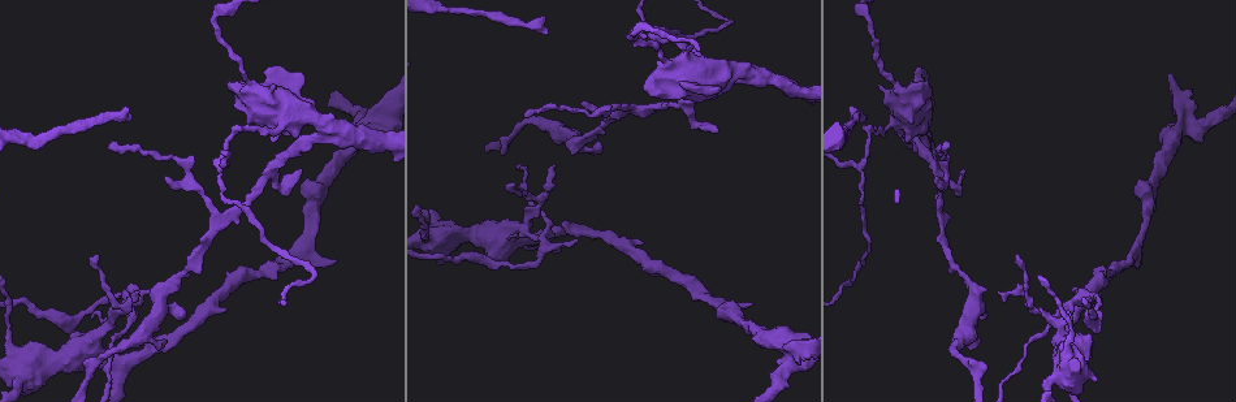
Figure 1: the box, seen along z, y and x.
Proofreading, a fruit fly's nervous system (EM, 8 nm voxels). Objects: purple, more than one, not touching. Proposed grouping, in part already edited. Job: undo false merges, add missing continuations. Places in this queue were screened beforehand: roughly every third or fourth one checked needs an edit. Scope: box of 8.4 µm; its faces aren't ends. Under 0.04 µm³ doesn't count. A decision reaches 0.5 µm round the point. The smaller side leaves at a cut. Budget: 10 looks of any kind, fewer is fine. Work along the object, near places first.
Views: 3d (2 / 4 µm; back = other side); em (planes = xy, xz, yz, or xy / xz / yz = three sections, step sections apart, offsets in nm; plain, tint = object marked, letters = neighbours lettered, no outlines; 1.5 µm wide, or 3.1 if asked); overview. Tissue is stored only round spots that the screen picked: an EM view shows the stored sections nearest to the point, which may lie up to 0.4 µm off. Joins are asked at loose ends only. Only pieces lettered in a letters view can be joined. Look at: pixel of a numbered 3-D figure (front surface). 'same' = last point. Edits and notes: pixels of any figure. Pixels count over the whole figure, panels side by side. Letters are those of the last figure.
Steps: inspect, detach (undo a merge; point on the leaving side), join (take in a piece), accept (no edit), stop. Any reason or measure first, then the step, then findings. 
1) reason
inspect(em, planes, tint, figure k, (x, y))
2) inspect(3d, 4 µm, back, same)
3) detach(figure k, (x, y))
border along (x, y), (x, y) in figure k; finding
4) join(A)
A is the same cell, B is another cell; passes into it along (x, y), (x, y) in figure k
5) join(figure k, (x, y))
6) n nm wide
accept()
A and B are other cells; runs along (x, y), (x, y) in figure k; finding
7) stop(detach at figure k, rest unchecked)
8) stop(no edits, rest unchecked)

free end
inspect(3d, 4 µm, figure 1, (918, 148))

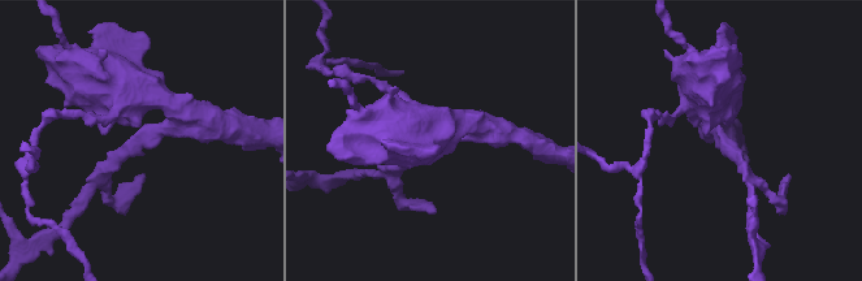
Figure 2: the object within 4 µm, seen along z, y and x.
inspect(em, xy, step 4, letters, figure 2, (717, 144))

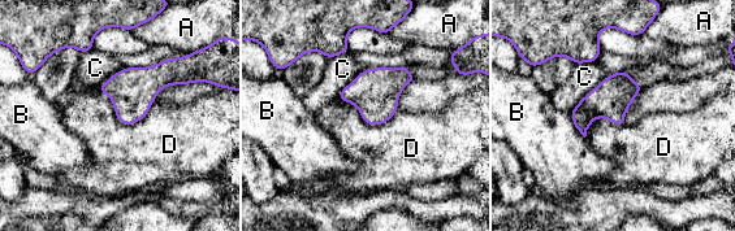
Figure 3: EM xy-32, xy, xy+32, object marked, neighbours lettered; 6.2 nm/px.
cut it another way
inspect(em, planes, letters, same)

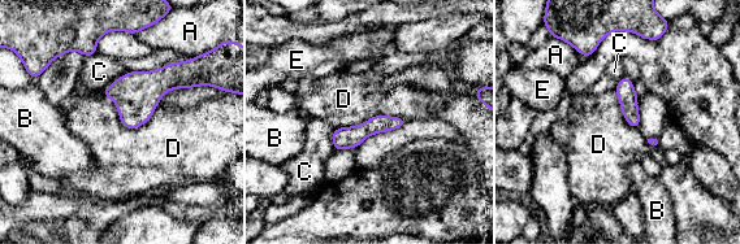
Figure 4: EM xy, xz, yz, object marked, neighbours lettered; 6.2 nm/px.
accept()
A, B, C, D and E are other cells; border along (102, 91), (128, 127), (156, 107) in figure 4; no lettered piece goes on from it

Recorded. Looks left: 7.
sharp bend
inspect(em, planes, plain, figure 1, (866, 129))

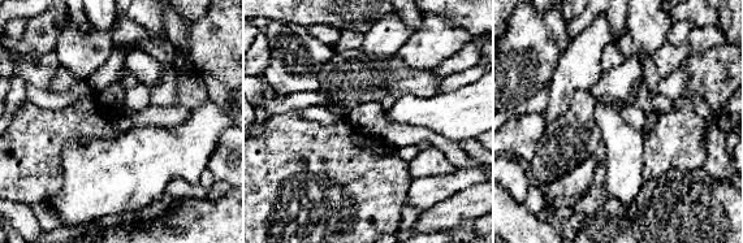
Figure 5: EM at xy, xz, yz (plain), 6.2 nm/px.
see the neighbours
inspect(em, planes, letters, same)

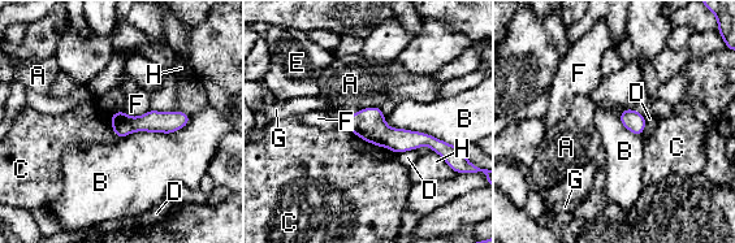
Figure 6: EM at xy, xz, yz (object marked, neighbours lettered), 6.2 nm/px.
B touches over 480 nm
accept()
A, B, C, D, E, F, G and H are other cells; border along (379, 107), (362, 108), (350, 116) in figure 6; one neuron here

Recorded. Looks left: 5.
arms part here
inspect(3d, 4 µm, figure 1, (1056, 380))

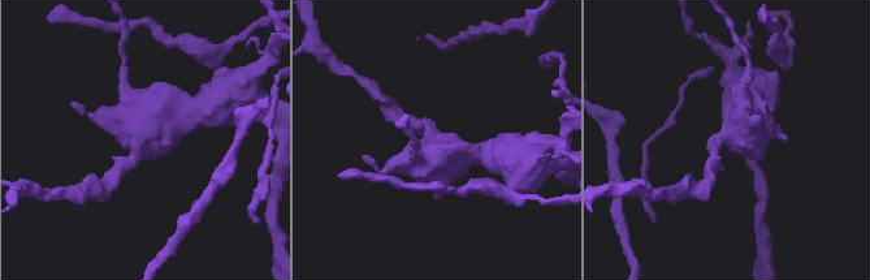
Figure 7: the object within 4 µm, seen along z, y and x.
inspect(em, xz, step 8, tint, figure 7, (727, 134))

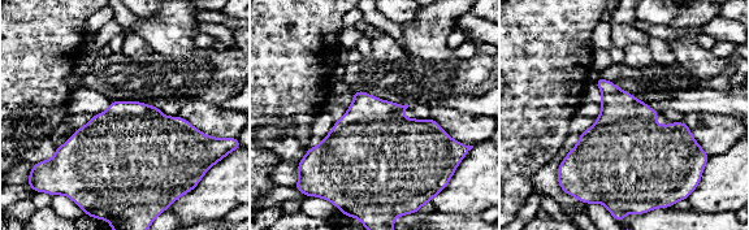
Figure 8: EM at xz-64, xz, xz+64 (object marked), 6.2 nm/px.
cut it another way
inspect(em, yz, step 4, letters, same)

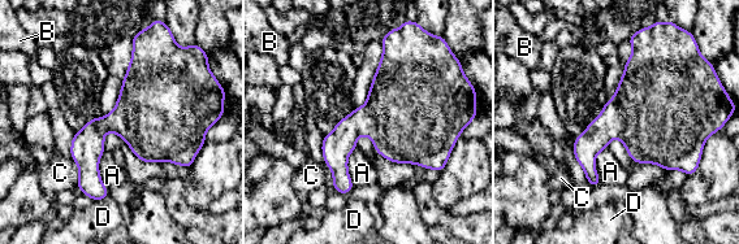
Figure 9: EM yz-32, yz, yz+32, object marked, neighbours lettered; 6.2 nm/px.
accept()
A, B, C and D are other cells; border along (104, 149), (99, 178), (108, 188) in figure 9; all the same neuron

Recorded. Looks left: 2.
stop(no edits, rest unchecked)

